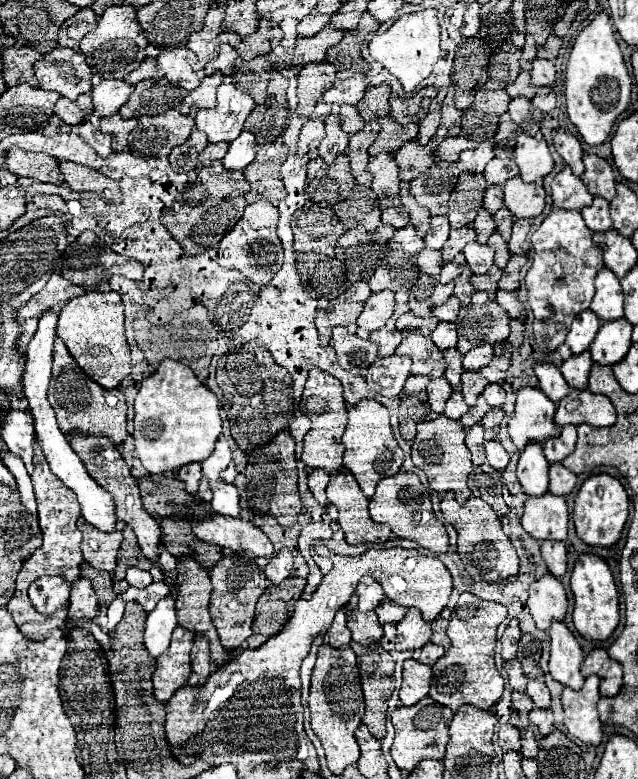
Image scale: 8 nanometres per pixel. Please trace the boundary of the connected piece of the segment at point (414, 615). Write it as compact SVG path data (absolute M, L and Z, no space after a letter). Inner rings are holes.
M410 608L406 616L398 622L398 634L396 634L396 650L416 650L430 642L432 628L428 622L422 620L420 610Z

